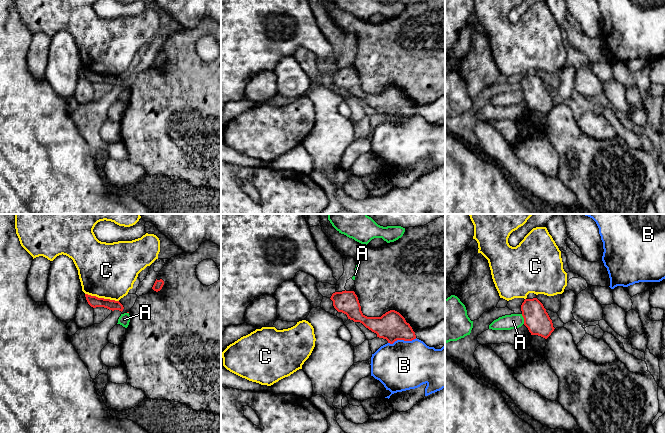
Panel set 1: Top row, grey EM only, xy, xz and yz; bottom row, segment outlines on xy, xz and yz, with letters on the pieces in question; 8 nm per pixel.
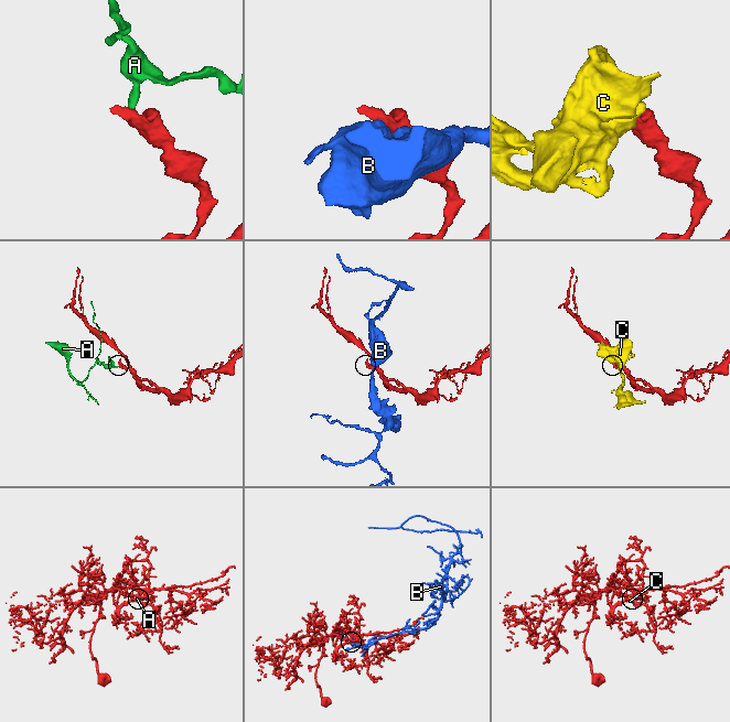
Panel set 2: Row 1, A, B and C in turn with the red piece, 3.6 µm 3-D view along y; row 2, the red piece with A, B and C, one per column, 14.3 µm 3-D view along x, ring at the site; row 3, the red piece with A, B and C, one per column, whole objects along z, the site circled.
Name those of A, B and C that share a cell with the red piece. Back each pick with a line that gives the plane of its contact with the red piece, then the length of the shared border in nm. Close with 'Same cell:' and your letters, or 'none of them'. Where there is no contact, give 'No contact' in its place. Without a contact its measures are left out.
Same cell: none of them

